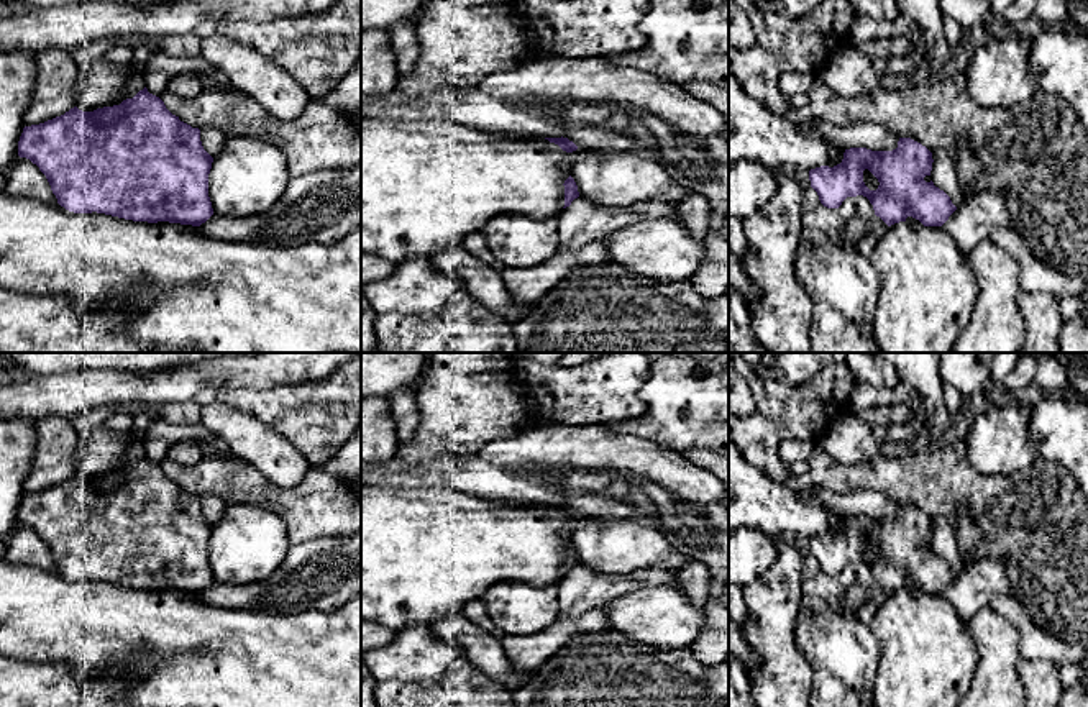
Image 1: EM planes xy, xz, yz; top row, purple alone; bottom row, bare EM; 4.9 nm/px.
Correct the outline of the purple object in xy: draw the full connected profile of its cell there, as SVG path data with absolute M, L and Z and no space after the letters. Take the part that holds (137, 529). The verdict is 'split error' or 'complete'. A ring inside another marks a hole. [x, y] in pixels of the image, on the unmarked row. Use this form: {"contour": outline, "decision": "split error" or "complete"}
{"contour": "M146 454L120 472L94 479L74 474L61 484L25 494L18 509L18 523L39 535L57 571L74 581L97 579L133 589L169 589L192 594L200 594L213 582L208 564L213 525L202 513L200 497L181 489Z", "decision": "complete"}

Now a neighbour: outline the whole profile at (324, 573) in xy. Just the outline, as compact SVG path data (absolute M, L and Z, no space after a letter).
M361 530L290 545L282 566L266 581L213 581L199 597L225 609L263 612L333 610L361 594Z

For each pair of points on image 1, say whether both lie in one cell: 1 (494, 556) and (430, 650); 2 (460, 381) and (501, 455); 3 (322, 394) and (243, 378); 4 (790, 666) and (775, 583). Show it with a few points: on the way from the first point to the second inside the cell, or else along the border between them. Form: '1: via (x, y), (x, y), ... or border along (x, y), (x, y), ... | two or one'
1: border along (427, 624), (407, 624), (396, 630) | two
2: border along (530, 428), (458, 456) | two
3: border along (319, 379), (283, 384), (271, 389), (243, 389) | two
4: via (777, 645), (775, 604) | one

